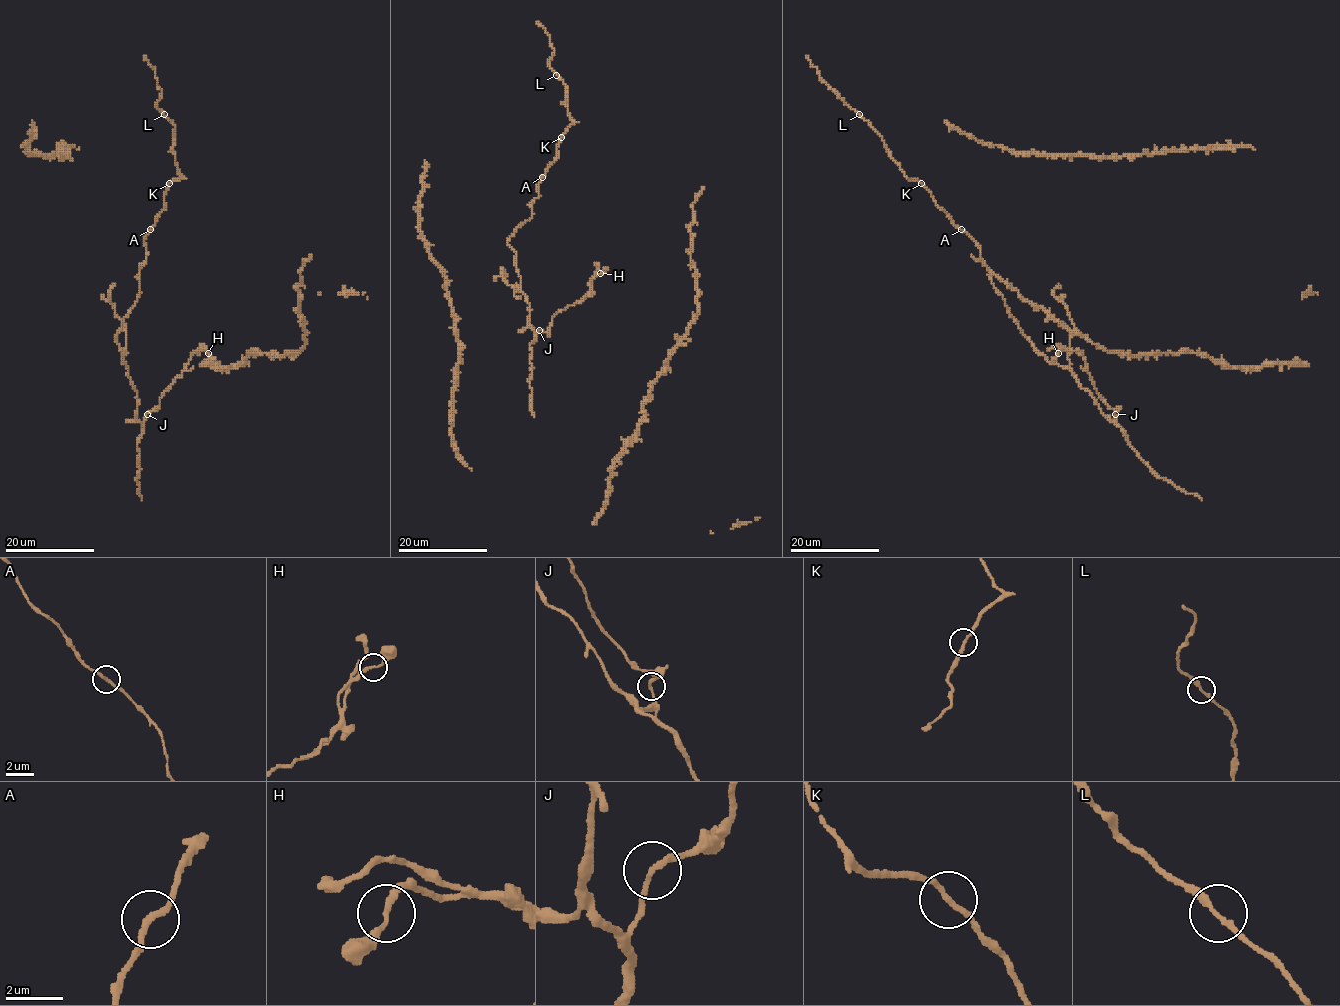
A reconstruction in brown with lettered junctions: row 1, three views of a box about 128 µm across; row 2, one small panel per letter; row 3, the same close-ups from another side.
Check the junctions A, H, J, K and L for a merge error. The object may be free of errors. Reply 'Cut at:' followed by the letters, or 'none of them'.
Cut at: none of them

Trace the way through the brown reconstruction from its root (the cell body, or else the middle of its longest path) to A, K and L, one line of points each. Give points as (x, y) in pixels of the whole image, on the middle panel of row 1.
A: (548, 329), (536, 331), (529, 324), (530, 305), (521, 291), (516, 252), (508, 244), (531, 216), (542, 177)
K: (548, 329), (536, 331), (529, 324), (530, 305), (508, 240), (531, 216), (537, 185), (557, 157), (561, 137)
L: (548, 329), (529, 324), (508, 240), (531, 216), (537, 185), (574, 122), (556, 74)

